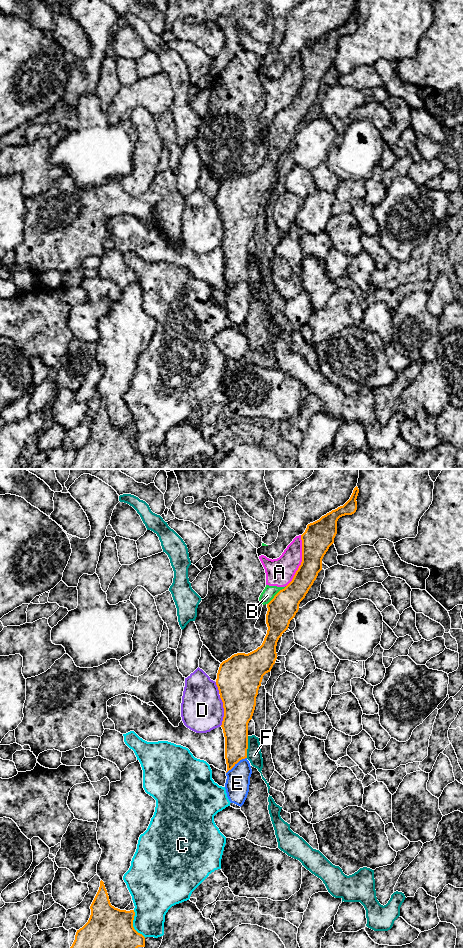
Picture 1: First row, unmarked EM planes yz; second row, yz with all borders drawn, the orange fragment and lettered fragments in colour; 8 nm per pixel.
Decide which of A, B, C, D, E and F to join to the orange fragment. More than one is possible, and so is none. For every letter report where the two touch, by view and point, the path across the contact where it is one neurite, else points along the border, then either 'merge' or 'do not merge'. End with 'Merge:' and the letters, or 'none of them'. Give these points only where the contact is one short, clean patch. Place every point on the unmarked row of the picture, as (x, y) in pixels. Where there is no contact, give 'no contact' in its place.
A: meets orange in yz at (302, 81); do not merge
B: meets orange in yz at (276, 114); border along yz (286, 106), (267, 124); do not merge
C: meets orange in yz at (132, 445); do not merge
D: meets orange in yz at (224, 230); do not merge
E: meets orange in yz at (236, 283); do not merge
F: meets orange in yz at (247, 267); do not merge
Merge: none of them

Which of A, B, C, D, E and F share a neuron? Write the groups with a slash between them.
A B / C / D / E / F

